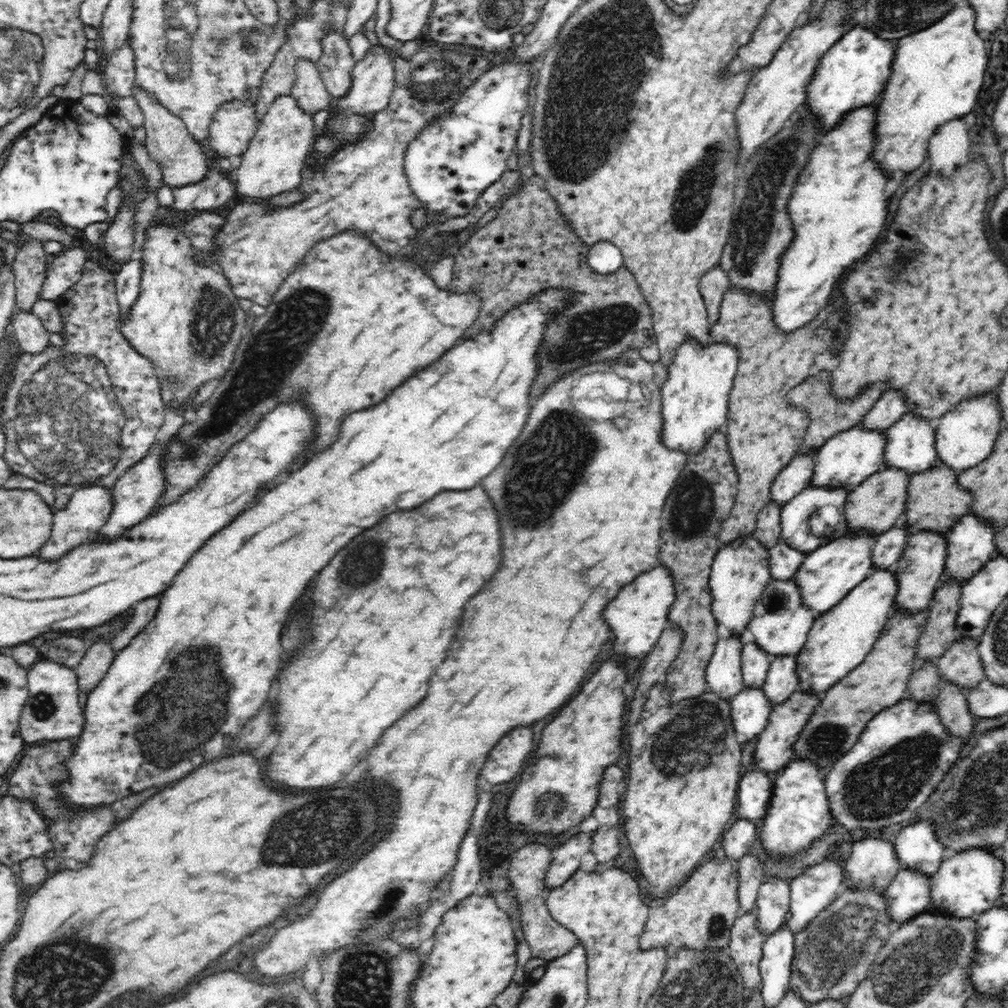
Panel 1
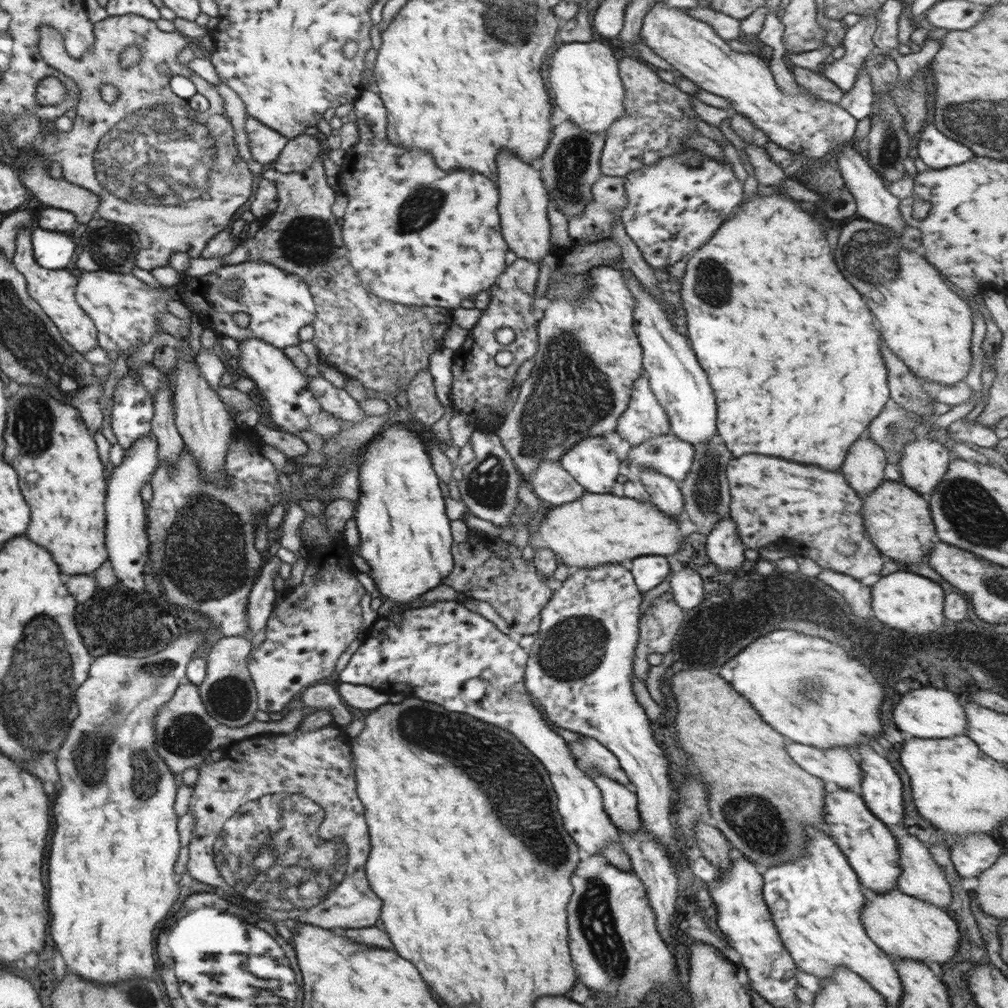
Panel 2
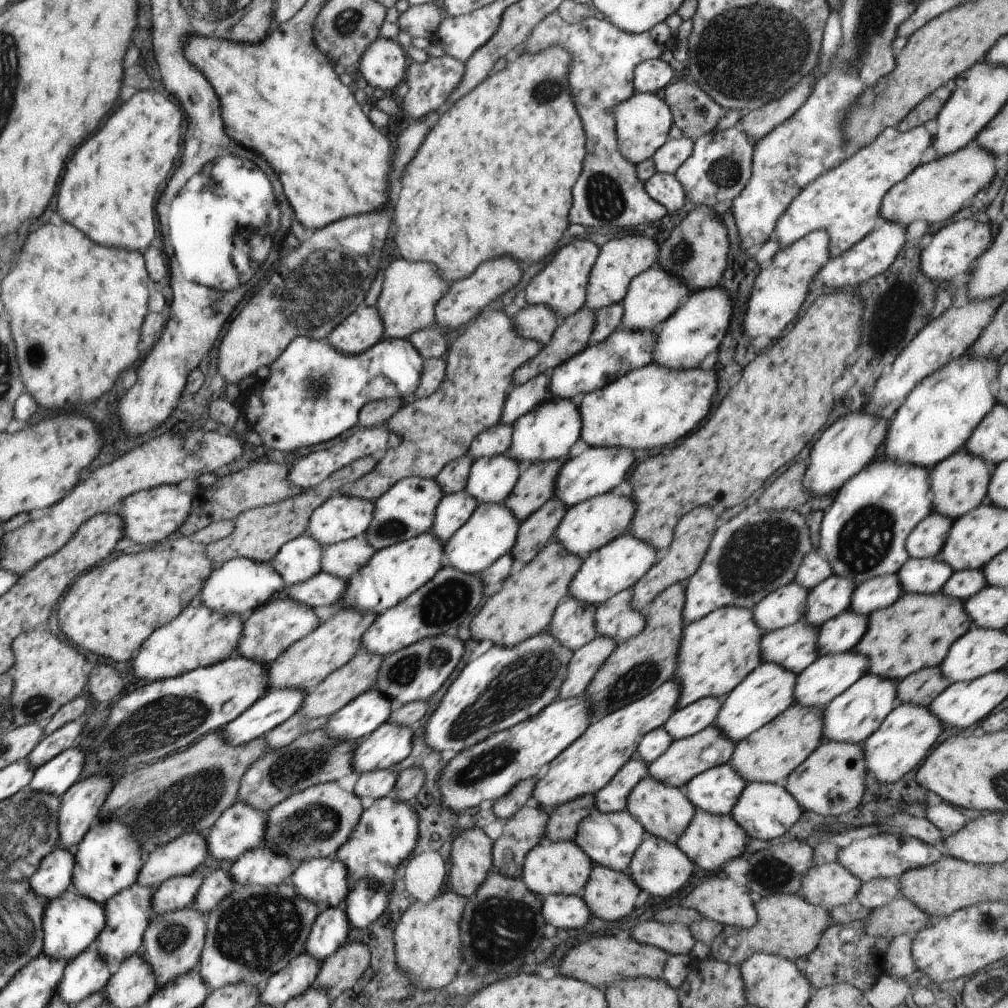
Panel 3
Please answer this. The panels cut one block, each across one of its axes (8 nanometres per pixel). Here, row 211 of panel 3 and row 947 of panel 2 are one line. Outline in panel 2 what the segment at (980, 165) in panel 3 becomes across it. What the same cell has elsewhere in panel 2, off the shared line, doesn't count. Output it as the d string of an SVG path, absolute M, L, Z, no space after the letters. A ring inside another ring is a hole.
M865 888L863 891L867 896L867 904L860 914L864 929L868 937L893 959L936 962L939 967L952 960L958 952L962 932L956 920L945 910L903 894L898 888L888 890L885 894L877 894Z

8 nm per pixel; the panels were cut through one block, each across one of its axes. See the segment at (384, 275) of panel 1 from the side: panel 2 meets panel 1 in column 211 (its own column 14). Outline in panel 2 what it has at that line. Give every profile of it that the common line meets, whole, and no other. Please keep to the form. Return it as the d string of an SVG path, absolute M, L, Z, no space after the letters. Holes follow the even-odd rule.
M22 385L7 399L7 409L3 455L22 474L22 490L26 490L26 502L32 510L28 538L50 550L68 576L93 574L109 560L104 530L104 524L108 524L108 515L104 514L106 478L96 442L78 420L77 407L52 398L41 387Z

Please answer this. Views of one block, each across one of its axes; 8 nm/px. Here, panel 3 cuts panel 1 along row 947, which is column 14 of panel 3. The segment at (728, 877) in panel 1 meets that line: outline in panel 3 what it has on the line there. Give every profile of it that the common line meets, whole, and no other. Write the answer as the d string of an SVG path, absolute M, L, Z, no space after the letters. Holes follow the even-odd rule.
M48 628L21 634L16 638L13 650L17 658L11 671L16 683L13 694L14 724L19 727L34 723L45 727L54 714L75 699L76 694L80 694L86 686L86 660L77 647L72 643L66 644Z

